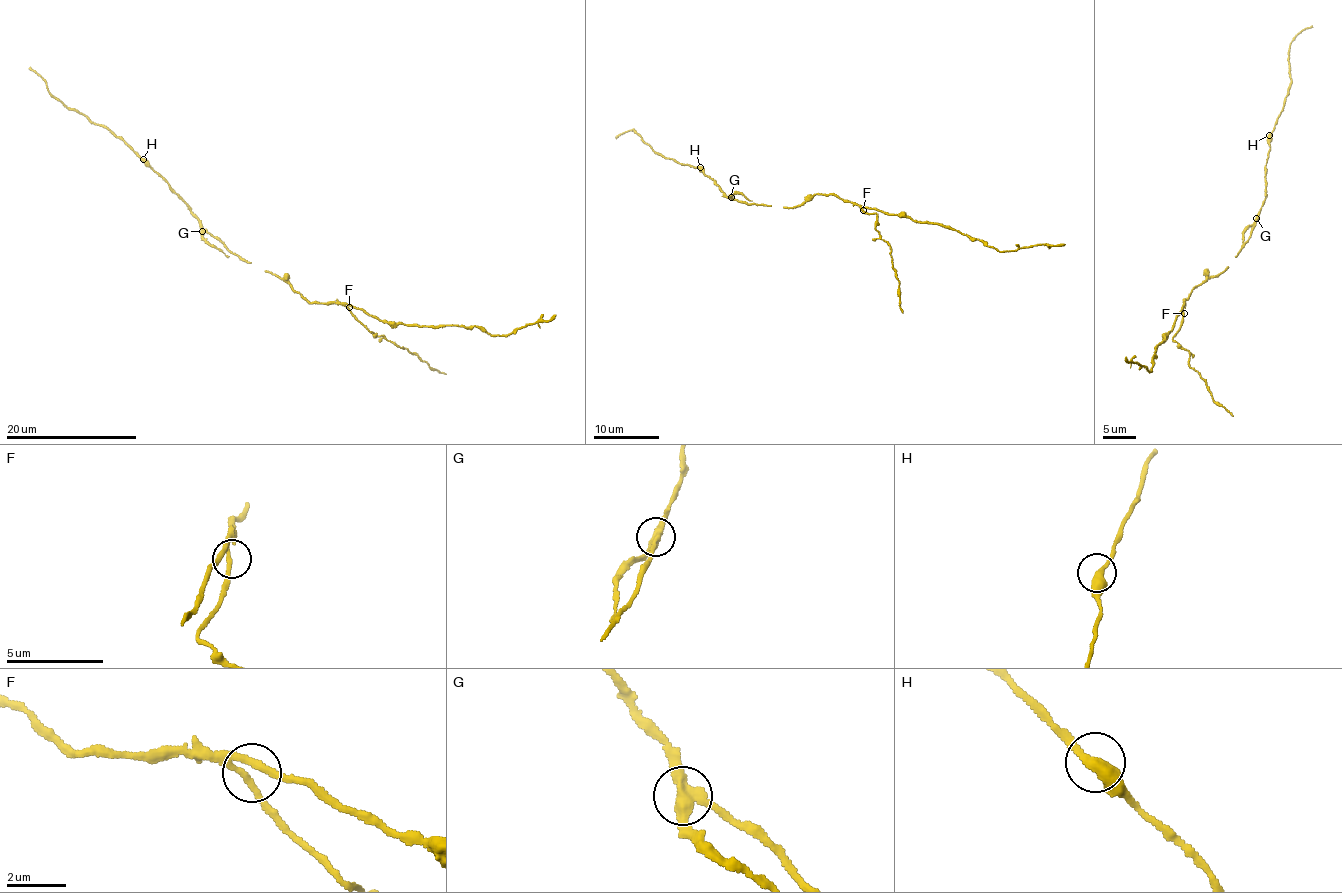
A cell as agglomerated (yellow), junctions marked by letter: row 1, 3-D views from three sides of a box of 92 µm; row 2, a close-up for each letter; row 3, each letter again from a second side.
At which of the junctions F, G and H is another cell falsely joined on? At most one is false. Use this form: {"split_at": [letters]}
{"split_at": ["G"]}

